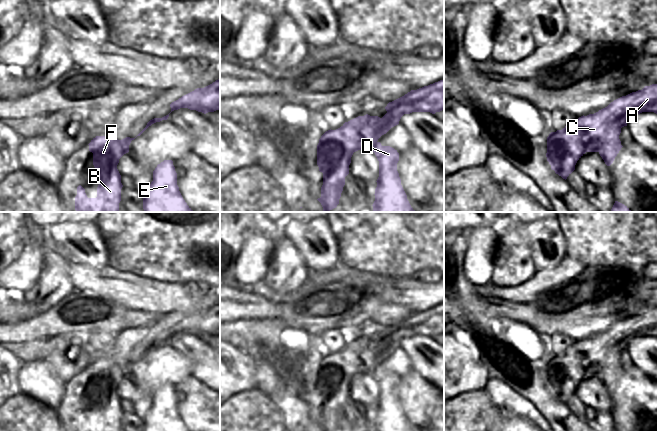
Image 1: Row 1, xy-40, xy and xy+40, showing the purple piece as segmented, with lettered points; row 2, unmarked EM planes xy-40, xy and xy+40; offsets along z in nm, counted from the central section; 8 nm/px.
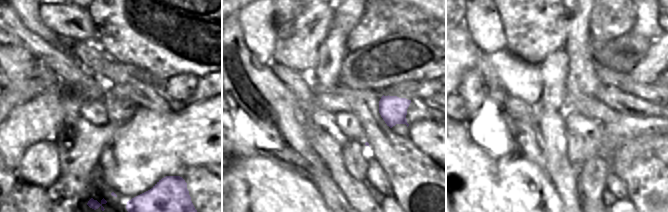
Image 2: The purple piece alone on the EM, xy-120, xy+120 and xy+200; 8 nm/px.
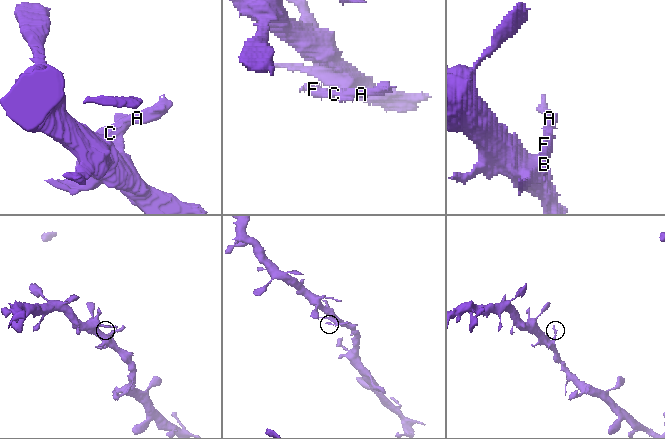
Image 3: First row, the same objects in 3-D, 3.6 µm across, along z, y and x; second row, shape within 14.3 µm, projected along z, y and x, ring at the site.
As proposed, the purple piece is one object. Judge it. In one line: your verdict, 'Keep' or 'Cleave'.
Cleave.

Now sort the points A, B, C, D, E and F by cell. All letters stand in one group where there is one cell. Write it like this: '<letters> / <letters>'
A B C F / D E

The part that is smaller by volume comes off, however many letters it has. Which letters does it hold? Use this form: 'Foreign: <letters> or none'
Foreign: A, B, C, F

